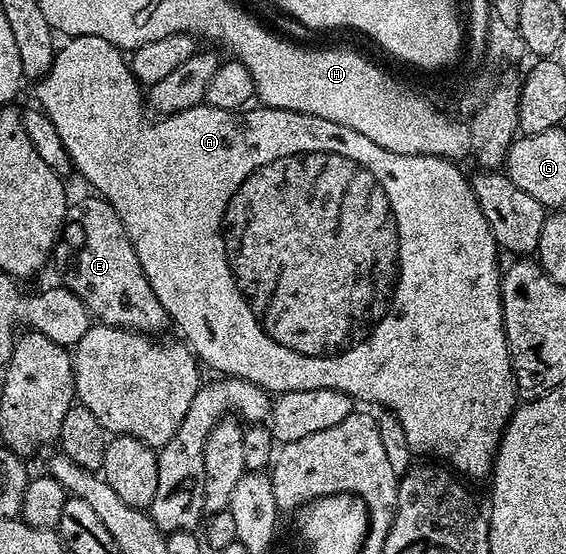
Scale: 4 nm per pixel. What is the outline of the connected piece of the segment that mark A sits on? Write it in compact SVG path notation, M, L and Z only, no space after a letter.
M84 35L83 37L71 37L65 42L67 45L57 50L54 55L52 67L42 76L41 81L37 82L38 101L42 112L52 119L52 124L56 127L57 134L60 135L64 147L70 156L71 166L79 173L88 184L91 190L96 191L97 196L106 198L106 202L116 211L132 239L132 247L136 247L136 255L140 259L140 267L144 267L144 275L148 283L152 283L152 291L156 291L156 299L164 303L164 311L168 311L171 322L183 333L185 344L194 350L194 356L198 358L203 366L215 369L215 374L227 377L239 377L245 381L256 383L267 393L277 395L288 391L312 391L320 387L328 387L336 391L344 391L349 397L354 398L355 402L371 401L374 405L382 405L385 412L396 415L400 423L404 426L404 435L408 435L408 447L415 454L423 453L423 458L437 459L445 463L455 474L466 477L486 477L491 476L494 468L494 456L498 453L498 445L502 442L502 432L510 422L510 417L515 411L516 402L519 400L518 390L515 389L513 367L510 365L510 355L508 343L504 331L504 321L502 319L502 282L500 280L500 265L498 269L499 246L494 244L494 236L476 203L474 186L457 169L455 162L449 157L433 157L432 155L396 155L392 151L384 151L384 147L376 147L372 139L365 135L360 135L360 131L352 131L340 123L332 123L328 119L313 117L307 113L297 113L287 109L268 109L265 107L247 107L241 111L231 111L229 109L217 109L205 103L192 107L188 111L171 113L163 116L158 121L149 121L147 106L144 104L144 89L138 84L138 80L132 75L129 60L124 56L123 50L116 48L108 39L100 39L96 35Z

